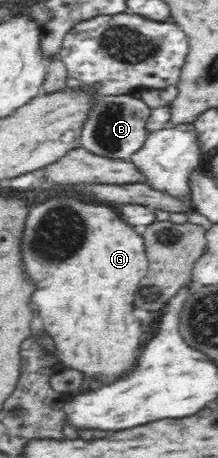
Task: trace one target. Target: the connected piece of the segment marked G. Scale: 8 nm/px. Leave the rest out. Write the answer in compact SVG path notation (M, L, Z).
M57 196L57 198L51 198L51 200L45 200L43 204L39 206L33 206L29 210L29 216L27 216L27 224L25 224L25 230L23 230L23 244L21 244L21 252L23 252L23 268L27 272L27 276L31 278L31 282L37 286L37 292L35 296L31 296L33 304L37 304L37 310L39 310L39 316L45 324L45 330L49 332L49 336L53 336L55 340L54 348L55 355L59 356L61 361L67 369L75 369L83 376L91 380L97 380L96 383L107 384L109 381L118 381L123 377L123 372L127 372L127 368L131 368L131 364L135 364L135 360L139 358L139 352L141 352L141 344L143 344L143 338L145 338L145 328L141 324L139 318L133 316L133 300L135 300L135 294L141 288L141 281L147 276L148 258L146 257L146 249L144 248L144 240L141 235L137 235L131 226L127 222L123 222L115 212L113 208L105 206L105 204L89 204L89 202L81 202L81 200L75 200L73 196Z

